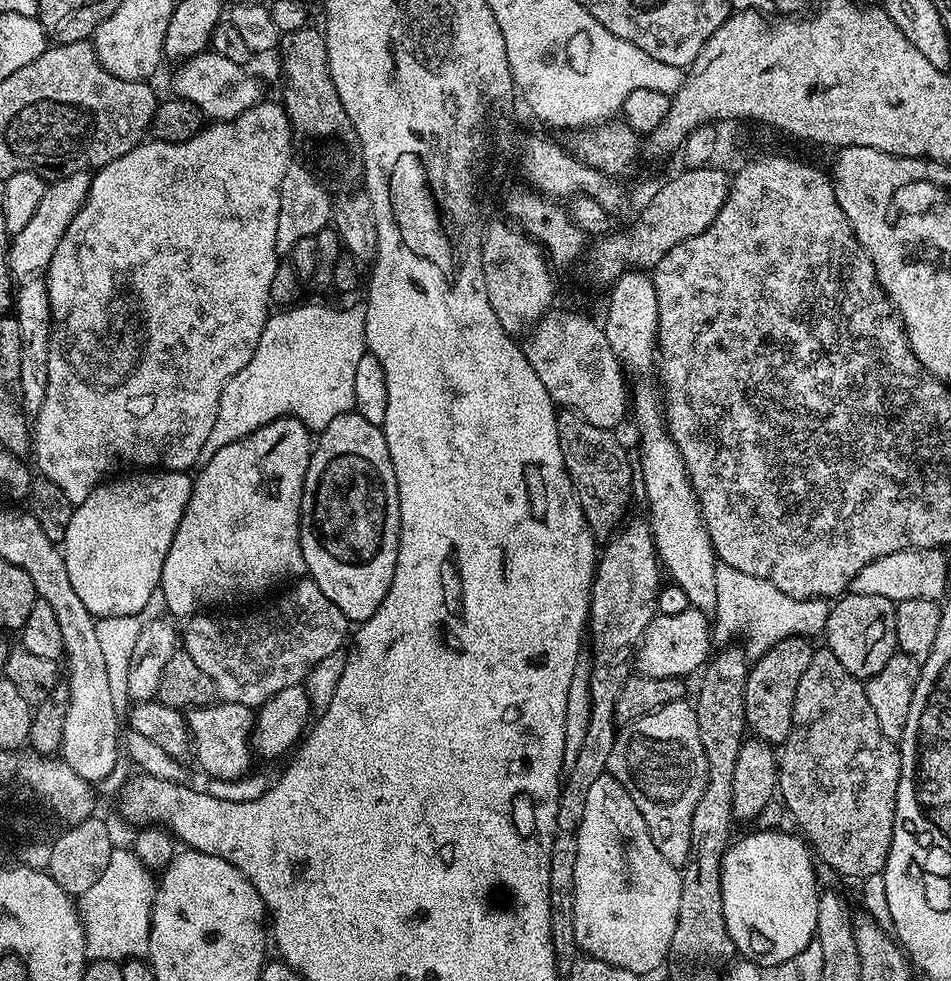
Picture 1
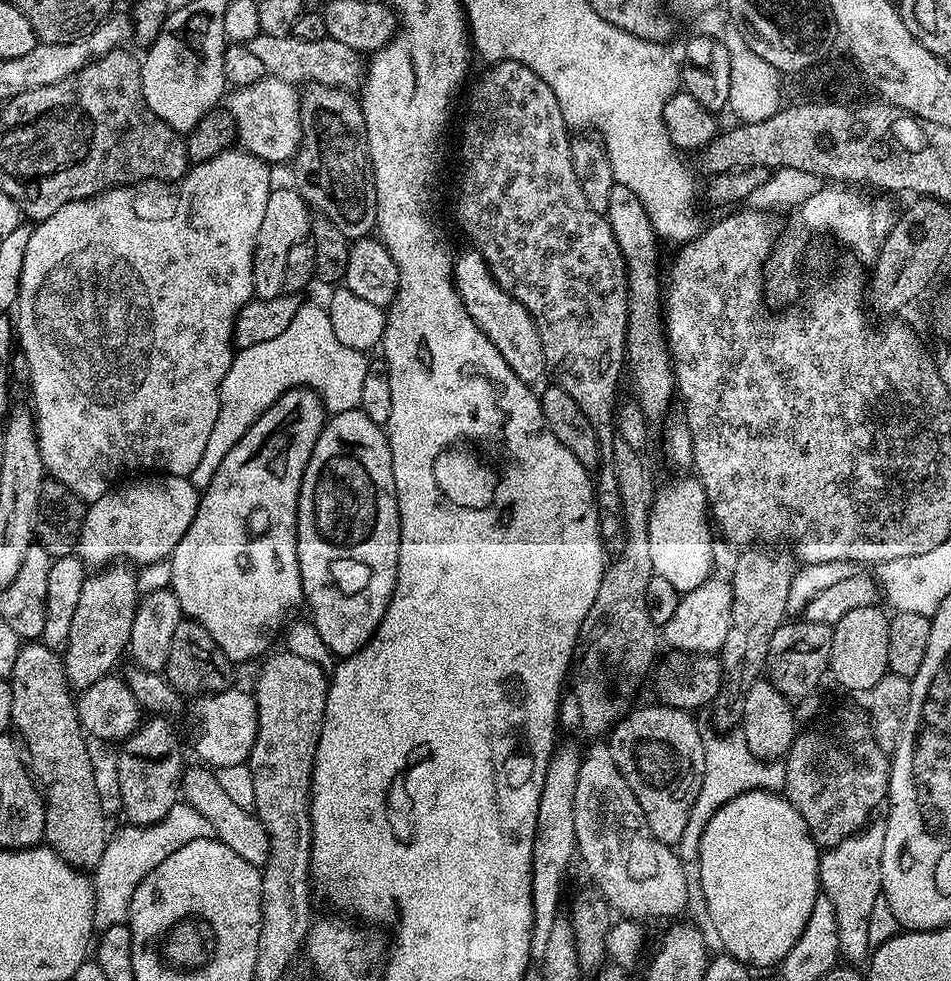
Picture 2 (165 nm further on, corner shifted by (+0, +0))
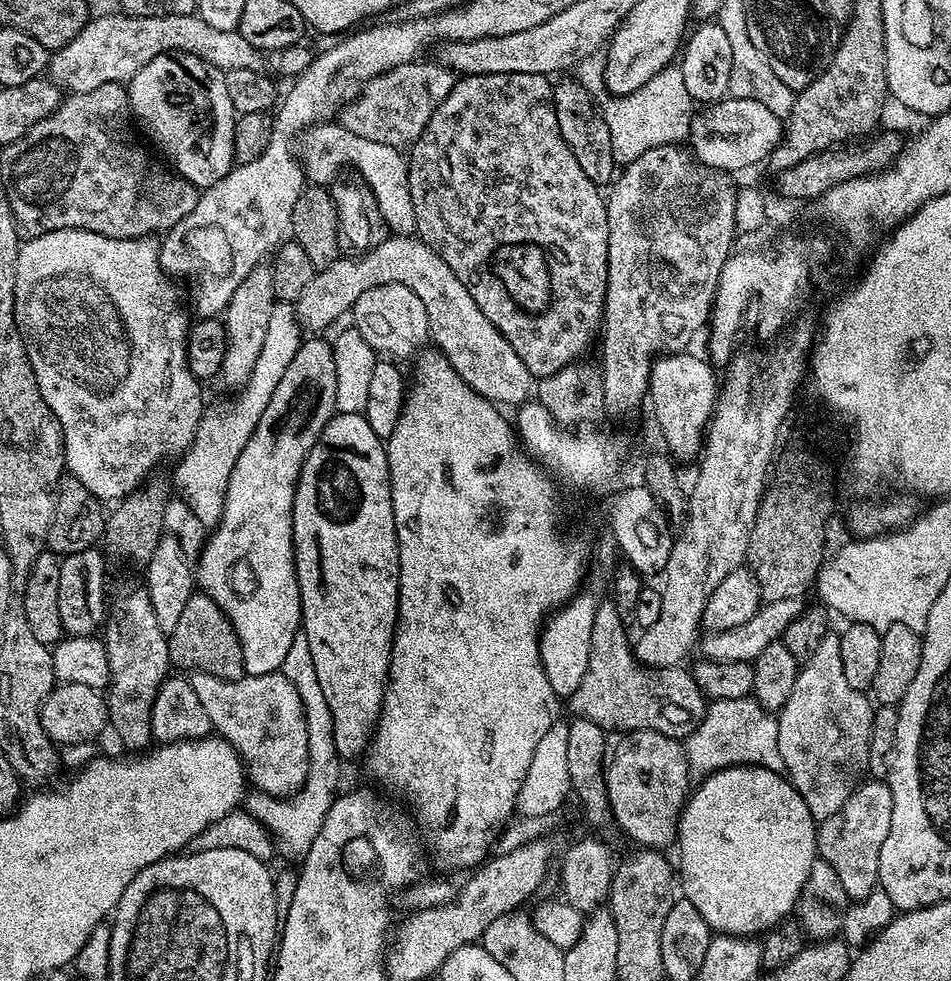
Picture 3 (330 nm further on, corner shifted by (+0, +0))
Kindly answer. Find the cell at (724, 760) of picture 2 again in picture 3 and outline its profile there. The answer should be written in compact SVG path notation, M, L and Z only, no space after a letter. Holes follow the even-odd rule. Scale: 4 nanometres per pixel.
M752 696L711 701L704 719L687 733L684 753L688 755L689 769L700 778L736 764L756 764L766 770L784 772L782 750L778 750L778 719Z

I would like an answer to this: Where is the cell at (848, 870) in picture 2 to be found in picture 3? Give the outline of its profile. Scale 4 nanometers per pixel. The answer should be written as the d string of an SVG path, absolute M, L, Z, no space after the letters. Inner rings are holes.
M883 779L872 780L869 784L861 783L838 814L819 821L816 834L819 859L834 866L838 882L842 882L842 890L846 890L849 901L865 900L878 887L878 858L882 854L886 834L890 834L890 814L893 810L894 798L887 783Z

